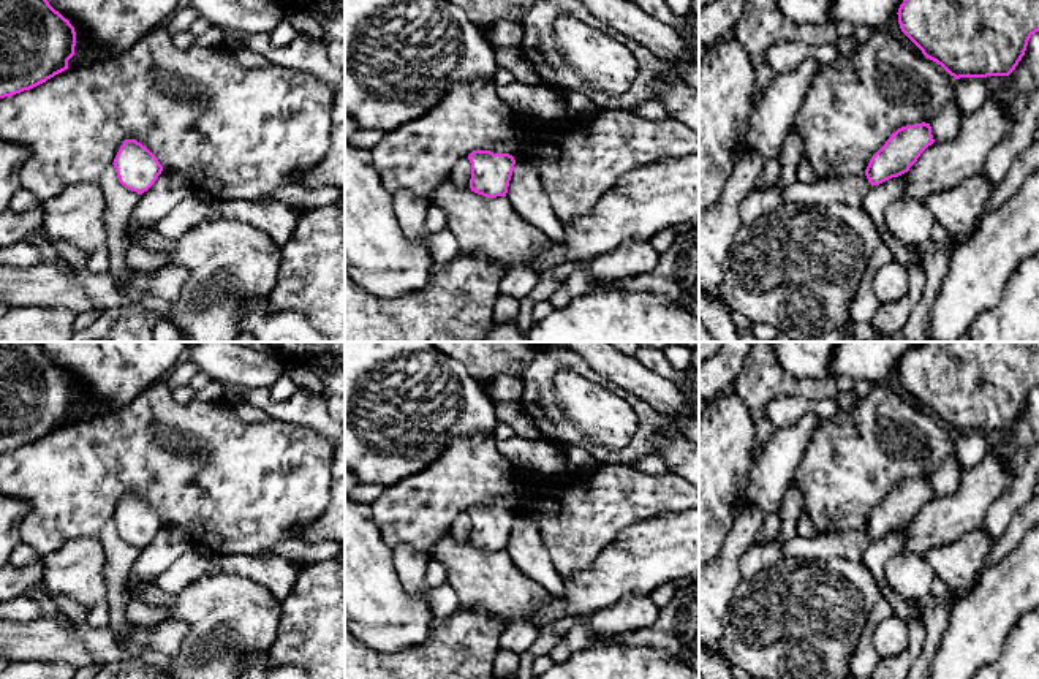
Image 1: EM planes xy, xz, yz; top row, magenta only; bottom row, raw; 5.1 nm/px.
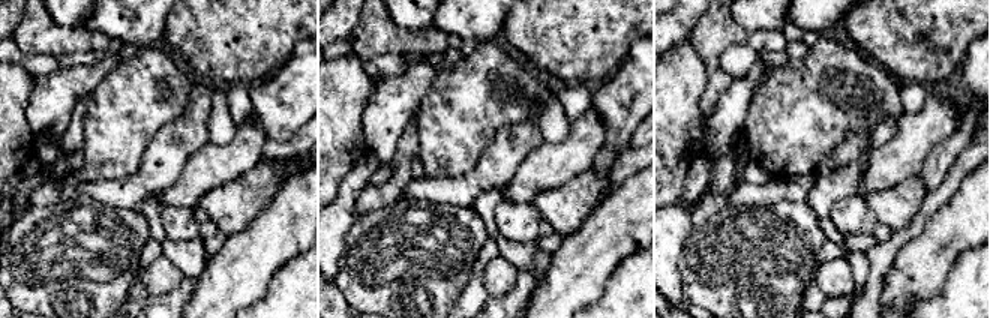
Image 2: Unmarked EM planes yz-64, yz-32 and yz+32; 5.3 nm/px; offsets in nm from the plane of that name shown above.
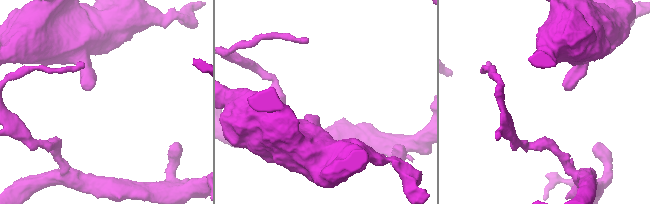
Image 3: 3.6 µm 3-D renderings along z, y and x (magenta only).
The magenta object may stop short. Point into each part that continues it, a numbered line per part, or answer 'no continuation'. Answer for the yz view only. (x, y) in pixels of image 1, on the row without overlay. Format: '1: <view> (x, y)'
1: yz (851, 545)

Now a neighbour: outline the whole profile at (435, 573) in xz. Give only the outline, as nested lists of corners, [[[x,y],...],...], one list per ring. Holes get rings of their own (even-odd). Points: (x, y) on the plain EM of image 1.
[[[430,560],[425,568],[425,582],[430,587],[440,587],[441,584],[446,584],[448,570],[443,563]]]

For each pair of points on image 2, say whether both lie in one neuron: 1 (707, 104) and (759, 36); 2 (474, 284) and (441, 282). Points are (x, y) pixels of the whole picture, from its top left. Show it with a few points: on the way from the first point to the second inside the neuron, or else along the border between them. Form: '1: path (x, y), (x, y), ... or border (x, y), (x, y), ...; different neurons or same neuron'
1: path (714, 80), (714, 51), (729, 36), (735, 36); same neuron
2: border (480, 251), (470, 281), (458, 302); different neurons

